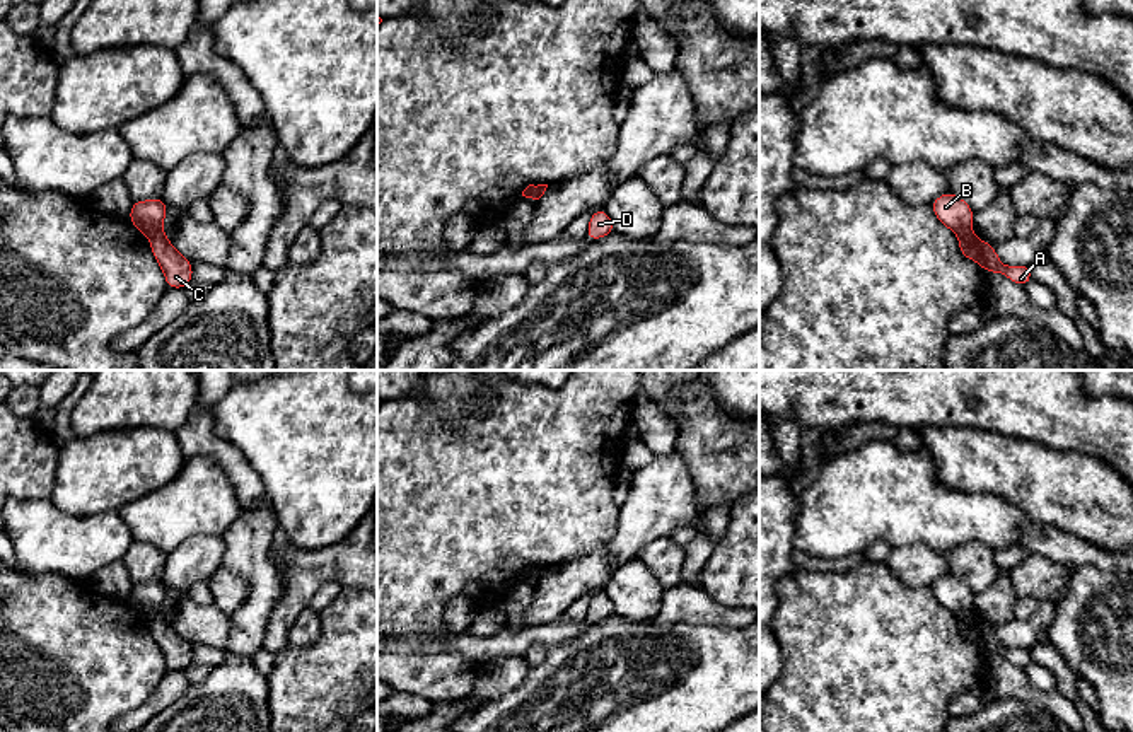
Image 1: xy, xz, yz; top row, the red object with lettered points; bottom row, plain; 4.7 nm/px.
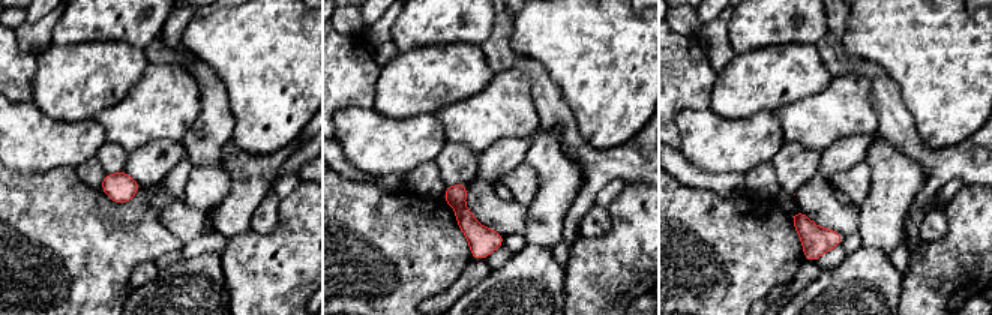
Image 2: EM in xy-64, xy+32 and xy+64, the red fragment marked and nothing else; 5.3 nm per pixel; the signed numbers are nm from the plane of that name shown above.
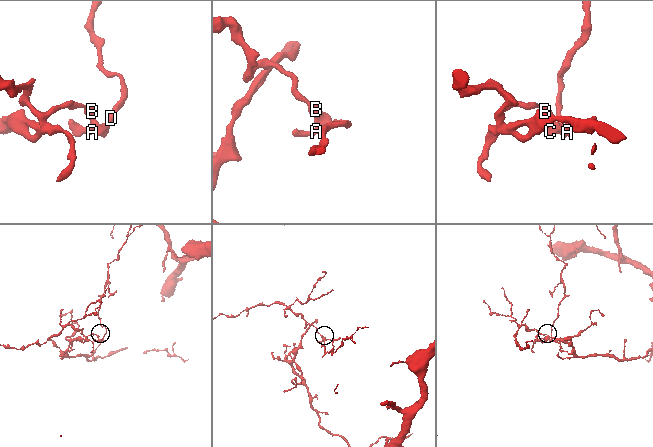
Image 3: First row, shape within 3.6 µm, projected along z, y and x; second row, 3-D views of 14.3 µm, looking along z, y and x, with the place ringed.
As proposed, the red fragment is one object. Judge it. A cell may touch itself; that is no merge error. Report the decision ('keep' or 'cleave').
cleave

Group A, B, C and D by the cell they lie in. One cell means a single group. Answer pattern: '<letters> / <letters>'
A C D / B

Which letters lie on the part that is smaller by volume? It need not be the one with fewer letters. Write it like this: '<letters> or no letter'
A, C, D

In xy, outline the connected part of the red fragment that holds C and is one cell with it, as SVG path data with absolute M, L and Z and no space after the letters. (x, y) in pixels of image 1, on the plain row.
M162 613L150 616L150 631L160 647L167 671L184 671L193 660L189 642L183 640Z

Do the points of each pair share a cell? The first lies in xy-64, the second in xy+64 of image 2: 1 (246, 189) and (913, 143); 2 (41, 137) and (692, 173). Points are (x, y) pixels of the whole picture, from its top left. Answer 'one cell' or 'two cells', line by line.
1: one cell
2: two cells

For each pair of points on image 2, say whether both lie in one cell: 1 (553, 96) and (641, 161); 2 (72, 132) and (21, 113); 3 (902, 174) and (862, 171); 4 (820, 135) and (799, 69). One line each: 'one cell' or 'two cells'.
1: one cell
2: one cell
3: two cells
4: two cells

